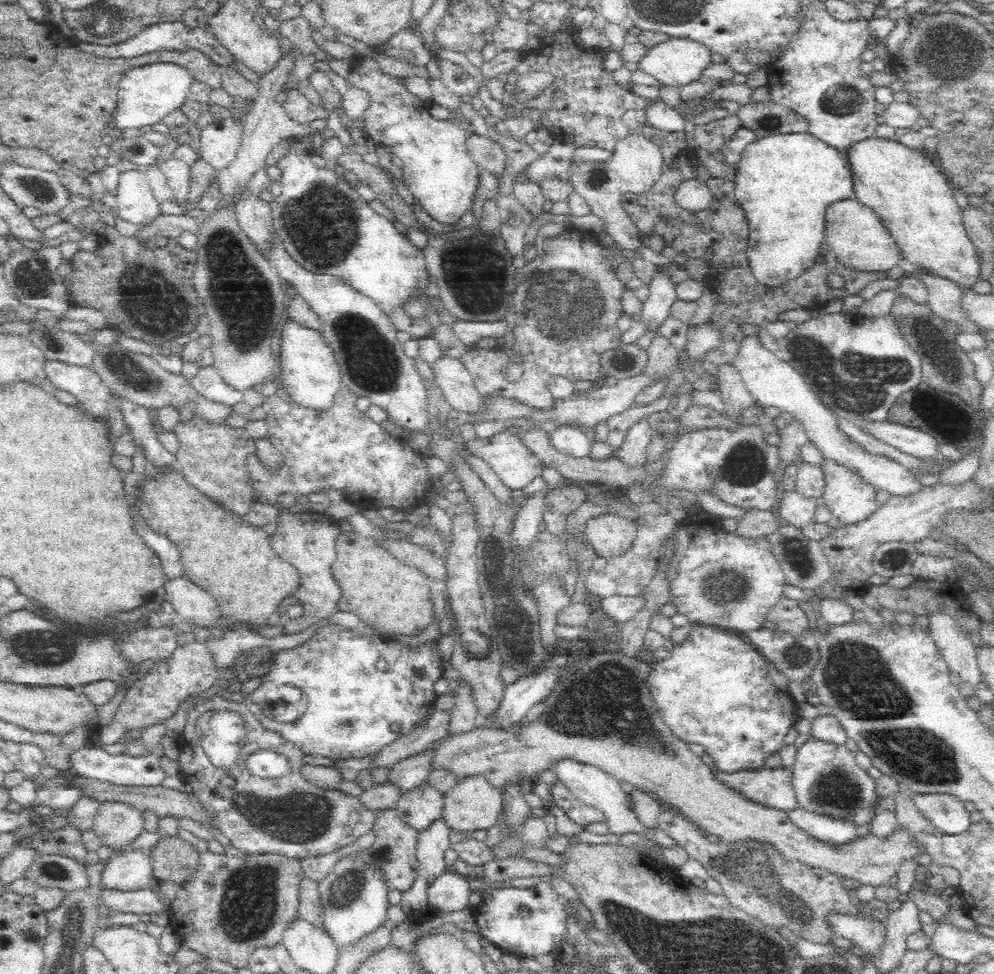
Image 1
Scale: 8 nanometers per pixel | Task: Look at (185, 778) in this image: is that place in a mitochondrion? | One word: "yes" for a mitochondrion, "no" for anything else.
no

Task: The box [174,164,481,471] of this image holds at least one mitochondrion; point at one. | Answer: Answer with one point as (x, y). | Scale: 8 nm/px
(322, 225)

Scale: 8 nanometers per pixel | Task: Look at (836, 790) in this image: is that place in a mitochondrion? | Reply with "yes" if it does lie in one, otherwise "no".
yes

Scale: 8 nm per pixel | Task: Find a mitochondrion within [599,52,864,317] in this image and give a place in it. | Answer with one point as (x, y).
(771, 122)

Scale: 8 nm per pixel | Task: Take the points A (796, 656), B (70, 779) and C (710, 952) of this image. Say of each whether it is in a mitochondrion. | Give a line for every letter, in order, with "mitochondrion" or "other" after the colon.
A: mitochondrion
B: other
C: mitochondrion

